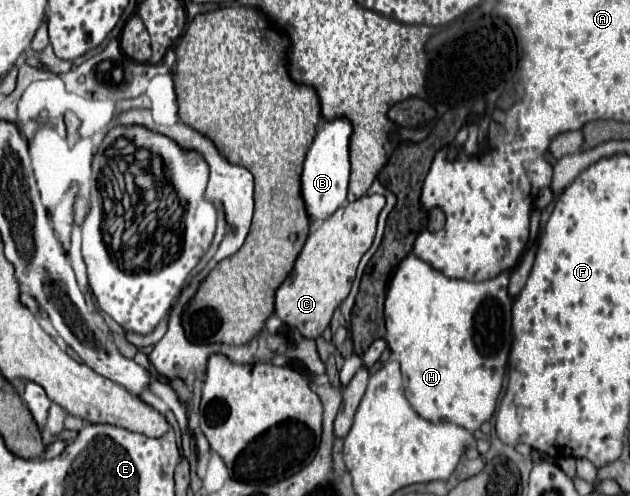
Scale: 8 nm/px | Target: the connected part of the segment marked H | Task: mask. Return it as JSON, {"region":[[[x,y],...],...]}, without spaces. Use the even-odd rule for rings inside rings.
{"region":[[[412,253],[400,263],[386,293],[386,341],[402,367],[406,397],[420,417],[432,423],[450,421],[468,431],[476,431],[484,421],[492,419],[510,351],[512,299],[508,295],[508,279],[513,270],[504,271],[488,281],[472,283],[448,279]]]}

